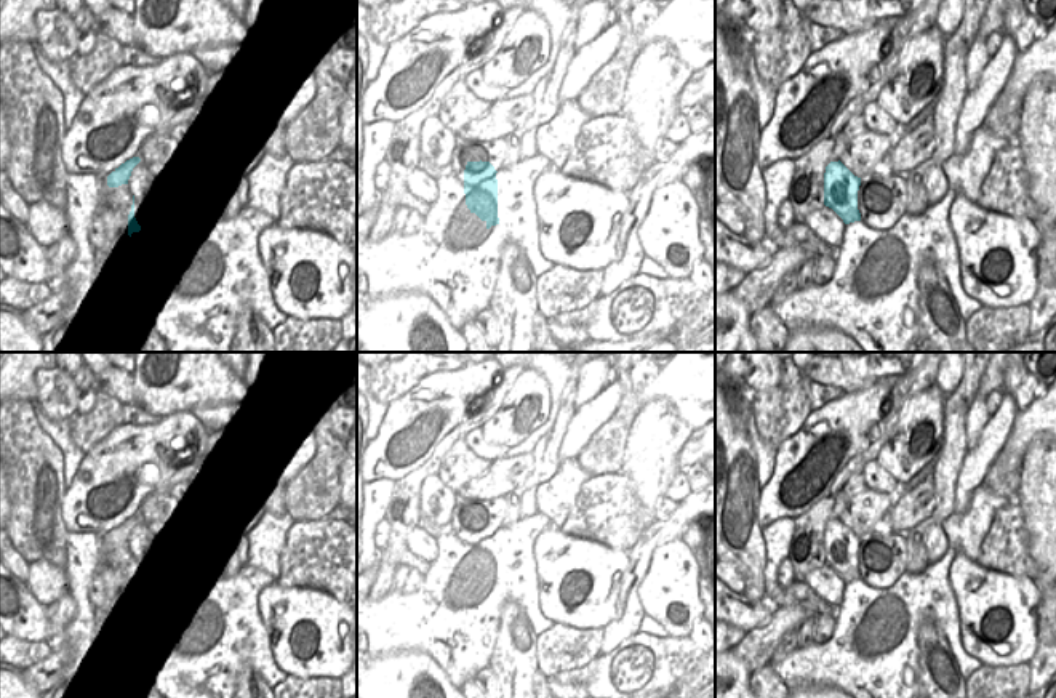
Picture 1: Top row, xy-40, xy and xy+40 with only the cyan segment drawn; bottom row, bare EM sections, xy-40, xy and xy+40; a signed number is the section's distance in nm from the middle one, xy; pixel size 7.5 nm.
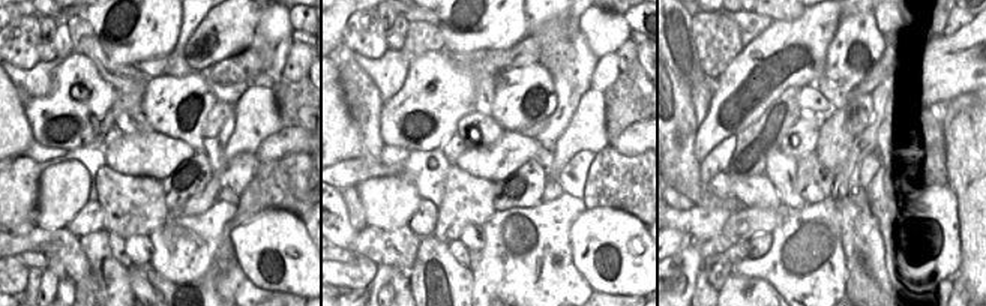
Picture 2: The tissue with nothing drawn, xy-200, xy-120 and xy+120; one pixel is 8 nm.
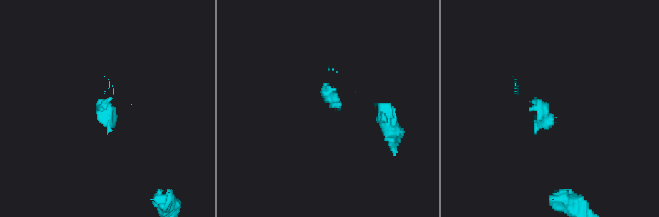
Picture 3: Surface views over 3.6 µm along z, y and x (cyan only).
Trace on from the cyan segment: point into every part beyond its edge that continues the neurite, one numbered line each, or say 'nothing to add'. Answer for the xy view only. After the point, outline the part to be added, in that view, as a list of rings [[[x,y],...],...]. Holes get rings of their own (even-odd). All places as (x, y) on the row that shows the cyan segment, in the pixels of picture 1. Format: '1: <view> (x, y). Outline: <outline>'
1: xy (501, 176). Outline: [[[502,170],[496,173],[498,179],[498,203],[499,203],[499,192],[502,186],[507,183],[510,174],[534,174],[536,171],[517,171],[517,170]]]

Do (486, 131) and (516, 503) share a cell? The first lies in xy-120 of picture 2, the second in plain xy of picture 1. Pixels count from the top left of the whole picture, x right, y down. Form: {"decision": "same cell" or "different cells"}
{"decision": "same cell"}

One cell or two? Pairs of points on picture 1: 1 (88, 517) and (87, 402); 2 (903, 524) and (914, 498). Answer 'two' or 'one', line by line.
1: two
2: one

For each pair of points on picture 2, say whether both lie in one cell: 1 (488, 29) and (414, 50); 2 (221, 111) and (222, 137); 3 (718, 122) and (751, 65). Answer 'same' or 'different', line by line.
1: different
2: different
3: same

